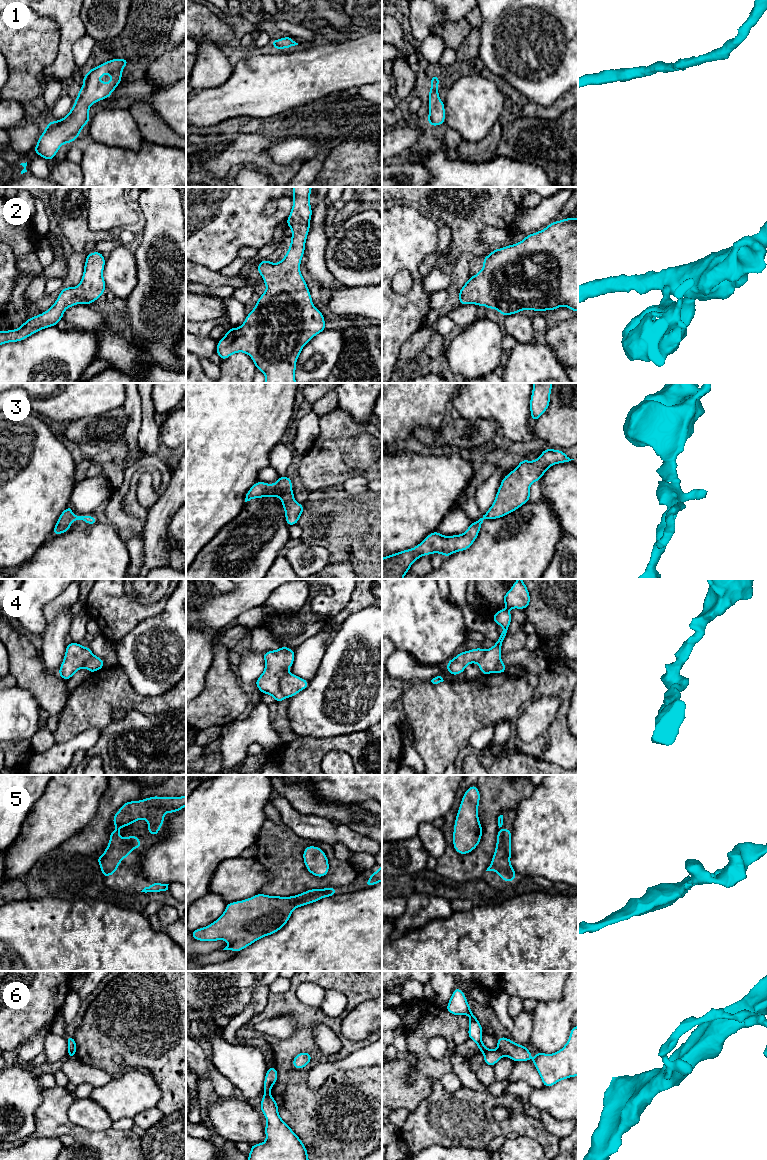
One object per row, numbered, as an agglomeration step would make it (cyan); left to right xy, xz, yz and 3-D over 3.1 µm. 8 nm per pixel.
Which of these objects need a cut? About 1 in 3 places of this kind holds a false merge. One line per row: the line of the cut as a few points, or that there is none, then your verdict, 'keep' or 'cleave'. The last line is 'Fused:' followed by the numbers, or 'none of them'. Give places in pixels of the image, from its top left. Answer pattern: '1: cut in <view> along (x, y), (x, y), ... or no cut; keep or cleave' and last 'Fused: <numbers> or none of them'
1: no cut; keep
2: no cut; keep
3: no cut; keep
4: cut in xz along (288, 673), (281, 679), (279, 684), (279, 689), (284, 697); cleave
5: no cut; keep
6: cut in xz along (270, 1089), (264, 1091); cleave
Fused: 4, 6

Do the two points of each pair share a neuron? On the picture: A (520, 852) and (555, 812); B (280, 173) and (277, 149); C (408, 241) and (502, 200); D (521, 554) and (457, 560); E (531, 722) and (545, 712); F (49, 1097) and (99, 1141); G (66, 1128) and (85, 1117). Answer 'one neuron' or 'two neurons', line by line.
A: one neuron
B: two neurons
C: two neurons
D: one neuron
E: one neuron
F: one neuron
G: two neurons

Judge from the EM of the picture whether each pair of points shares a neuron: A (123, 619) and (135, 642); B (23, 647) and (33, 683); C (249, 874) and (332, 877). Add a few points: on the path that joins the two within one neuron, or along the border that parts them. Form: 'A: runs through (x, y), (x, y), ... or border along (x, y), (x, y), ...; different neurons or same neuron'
A: border along (150, 618), (140, 621), (115, 645); different neurons
B: runs through (23, 656), (30, 674); same neuron
C: border along (254, 858), (269, 876), (261, 892); different neurons

